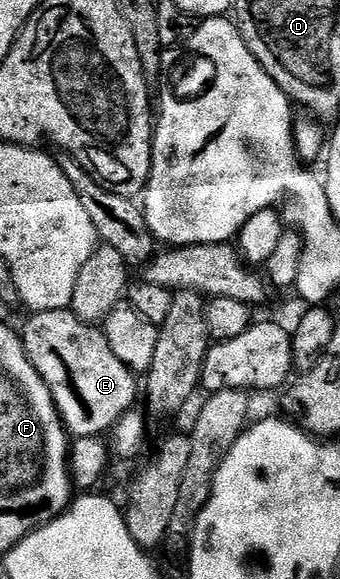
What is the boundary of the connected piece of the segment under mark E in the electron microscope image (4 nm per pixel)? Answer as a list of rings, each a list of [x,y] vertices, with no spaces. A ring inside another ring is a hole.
[[[70,309],[36,311],[21,327],[23,348],[37,373],[49,385],[68,436],[102,436],[115,422],[136,406],[136,376],[117,361],[109,341],[98,326],[81,321]]]

